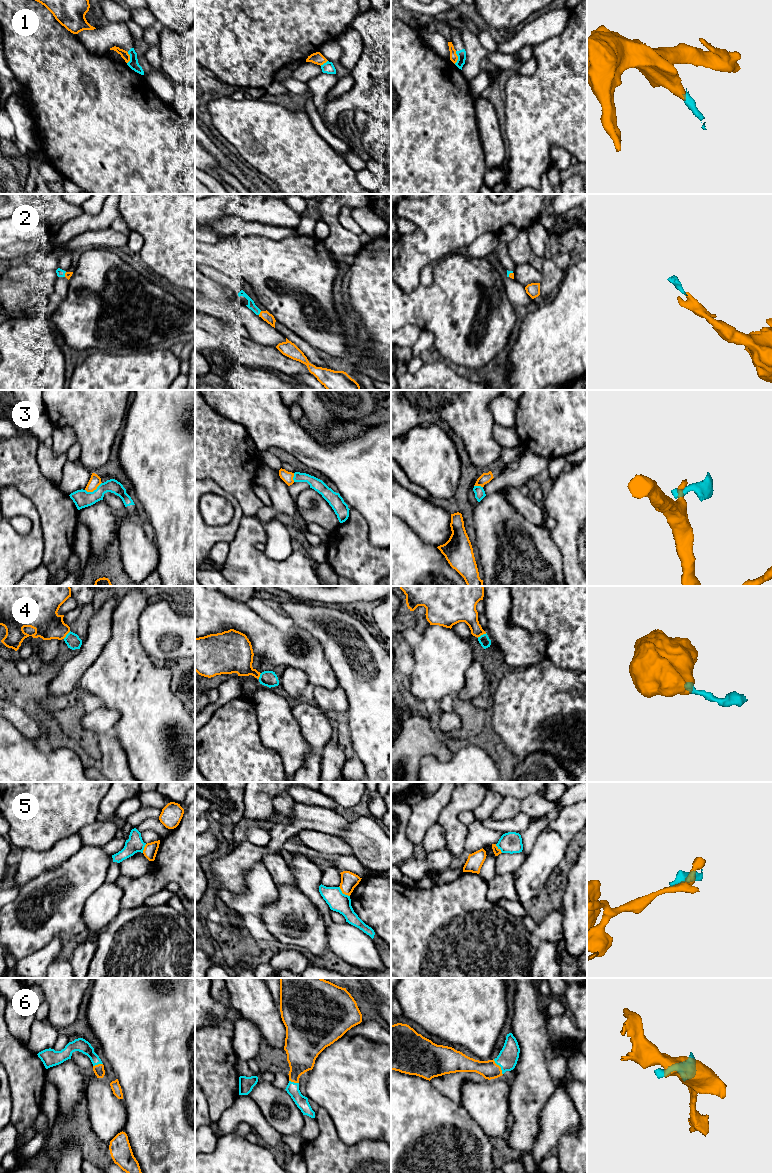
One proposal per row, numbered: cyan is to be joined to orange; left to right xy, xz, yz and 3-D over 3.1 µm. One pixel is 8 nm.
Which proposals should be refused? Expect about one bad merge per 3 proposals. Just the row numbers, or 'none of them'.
1, 3, 5

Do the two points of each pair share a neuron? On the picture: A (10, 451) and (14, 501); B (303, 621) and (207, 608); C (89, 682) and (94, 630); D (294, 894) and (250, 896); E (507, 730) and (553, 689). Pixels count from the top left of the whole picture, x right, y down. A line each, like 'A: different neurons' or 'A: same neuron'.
A: different neurons
B: different neurons
C: different neurons
D: different neurons
E: same neuron

